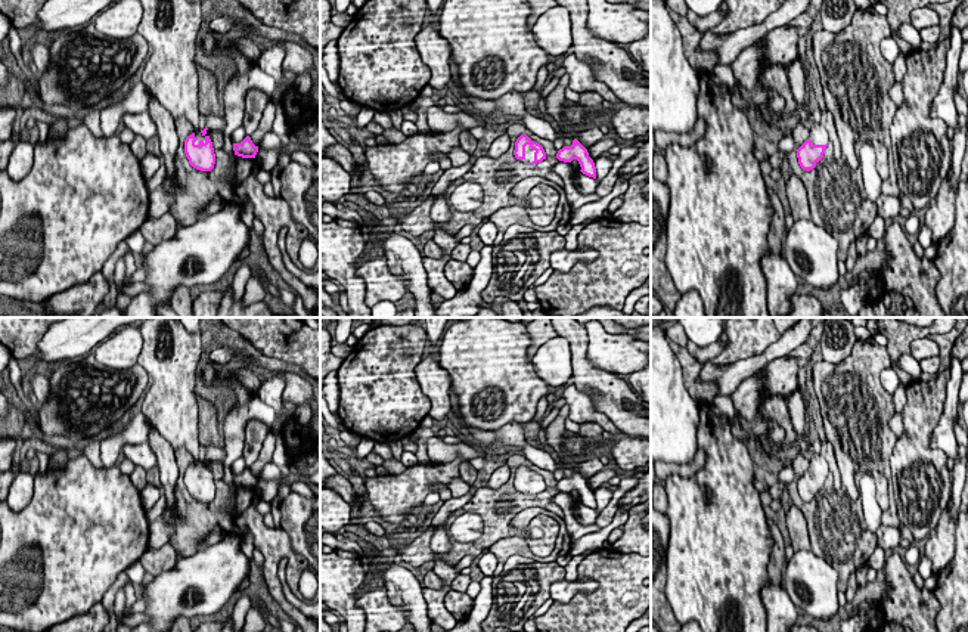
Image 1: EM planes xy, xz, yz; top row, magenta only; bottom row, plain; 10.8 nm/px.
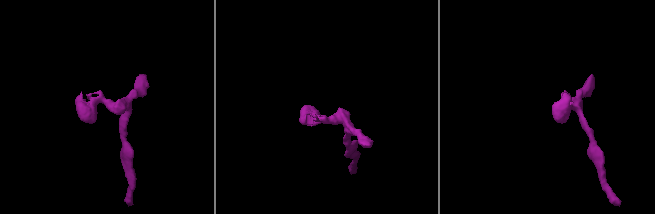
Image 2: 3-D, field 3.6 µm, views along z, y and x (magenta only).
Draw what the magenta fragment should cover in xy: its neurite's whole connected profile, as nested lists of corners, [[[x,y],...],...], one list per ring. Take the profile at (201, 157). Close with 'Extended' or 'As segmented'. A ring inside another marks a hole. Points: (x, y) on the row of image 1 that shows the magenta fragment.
[[[140,0],[143,16],[137,32],[153,49],[142,83],[176,120],[186,117],[195,131],[184,140],[189,164],[211,171],[215,164],[212,142],[207,127],[199,128],[199,72],[195,65],[196,37],[201,31],[201,1]]]. Extended

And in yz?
[[[813,124],[810,137],[797,149],[798,164],[803,170],[813,170],[823,158],[828,146],[828,133],[820,124]]]. Extended

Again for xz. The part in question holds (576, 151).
[[[573,140],[571,146],[564,146],[558,151],[556,158],[564,162],[571,162],[573,159],[577,159],[581,173],[596,179],[596,167],[593,159],[589,157],[587,149],[577,140]]]. As segmented

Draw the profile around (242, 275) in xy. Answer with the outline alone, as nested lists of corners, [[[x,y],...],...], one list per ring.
[[[241,264],[236,269],[233,282],[232,282],[232,291],[233,291],[233,300],[239,300],[245,294],[246,282],[251,278],[252,267],[248,264]]]

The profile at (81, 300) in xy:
[[[97,272],[86,284],[74,285],[44,300],[44,317],[91,317],[108,292],[108,281]]]

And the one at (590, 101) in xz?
[[[596,92],[580,93],[580,100],[575,103],[567,102],[564,115],[568,121],[575,126],[581,126],[586,123],[584,115],[589,112],[602,114],[609,109],[602,106],[604,97]]]

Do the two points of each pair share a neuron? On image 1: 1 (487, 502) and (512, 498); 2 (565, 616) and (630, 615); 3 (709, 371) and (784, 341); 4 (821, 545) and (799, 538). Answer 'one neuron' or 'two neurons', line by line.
1: one neuron
2: one neuron
3: one neuron
4: two neurons

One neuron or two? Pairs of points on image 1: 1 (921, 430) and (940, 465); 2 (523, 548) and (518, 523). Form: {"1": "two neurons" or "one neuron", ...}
{"1": "one neuron", "2": "one neuron"}

